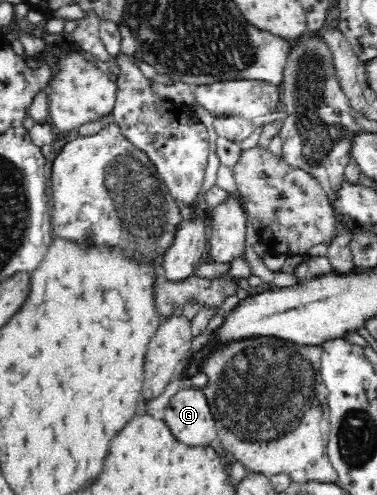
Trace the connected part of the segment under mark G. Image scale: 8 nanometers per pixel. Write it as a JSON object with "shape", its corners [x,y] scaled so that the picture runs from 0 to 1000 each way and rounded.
{"shape":[[[504,774],[480,778],[435,824],[435,848],[477,891],[504,901],[554,899],[578,883],[570,844],[544,792]]]}

